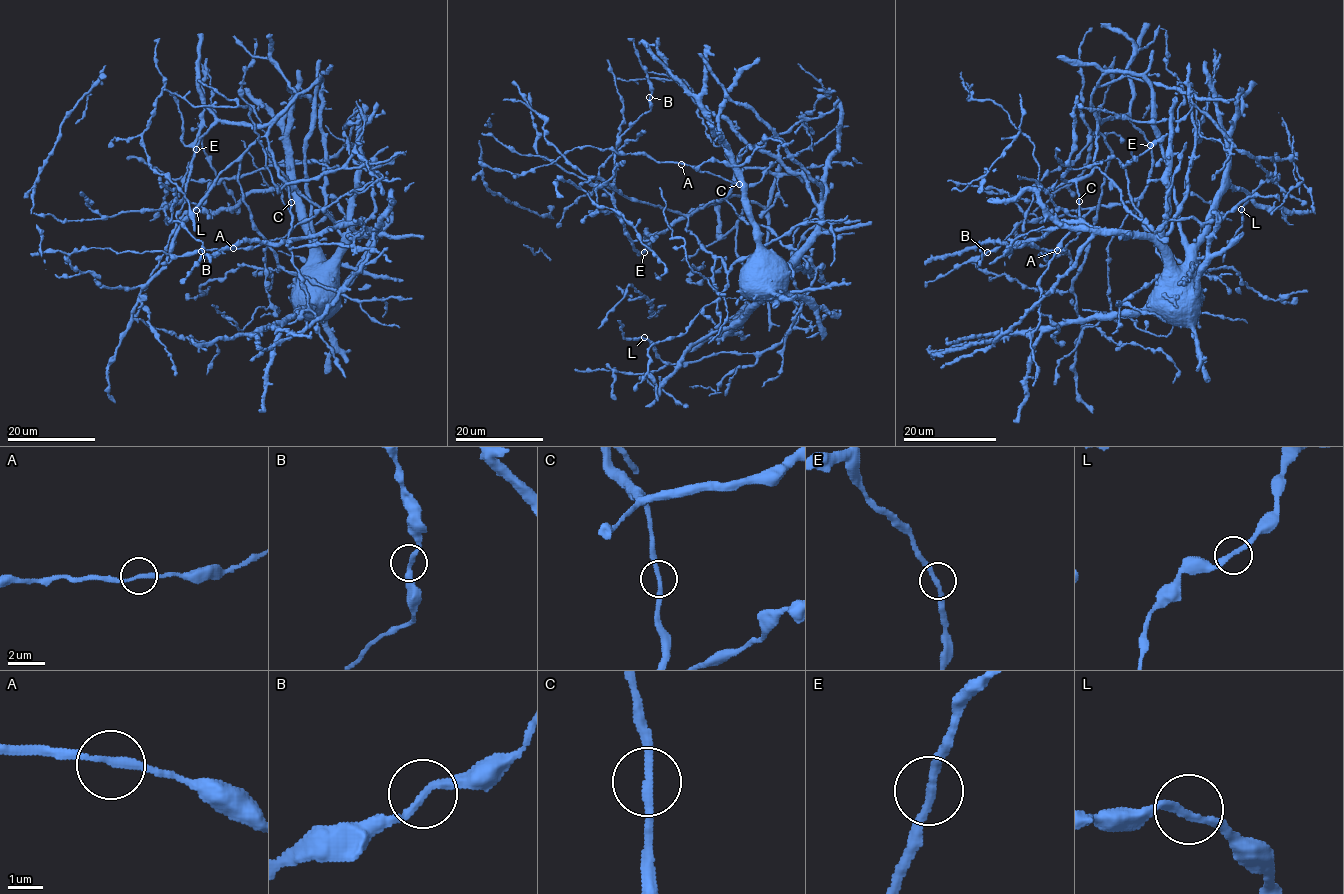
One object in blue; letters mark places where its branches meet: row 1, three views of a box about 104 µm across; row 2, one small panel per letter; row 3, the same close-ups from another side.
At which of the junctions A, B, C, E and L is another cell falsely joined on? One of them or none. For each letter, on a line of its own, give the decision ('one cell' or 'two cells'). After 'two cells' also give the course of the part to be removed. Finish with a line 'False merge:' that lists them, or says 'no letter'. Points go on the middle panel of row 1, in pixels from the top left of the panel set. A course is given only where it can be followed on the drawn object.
A: one cell
B: one cell
C: one cell
E: one cell
L: one cell
False merge: no letter

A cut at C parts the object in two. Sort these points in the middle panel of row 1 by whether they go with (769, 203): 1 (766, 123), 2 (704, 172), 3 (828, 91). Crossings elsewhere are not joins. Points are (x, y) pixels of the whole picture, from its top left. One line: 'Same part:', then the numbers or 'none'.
Same part: 1, 2, 3

